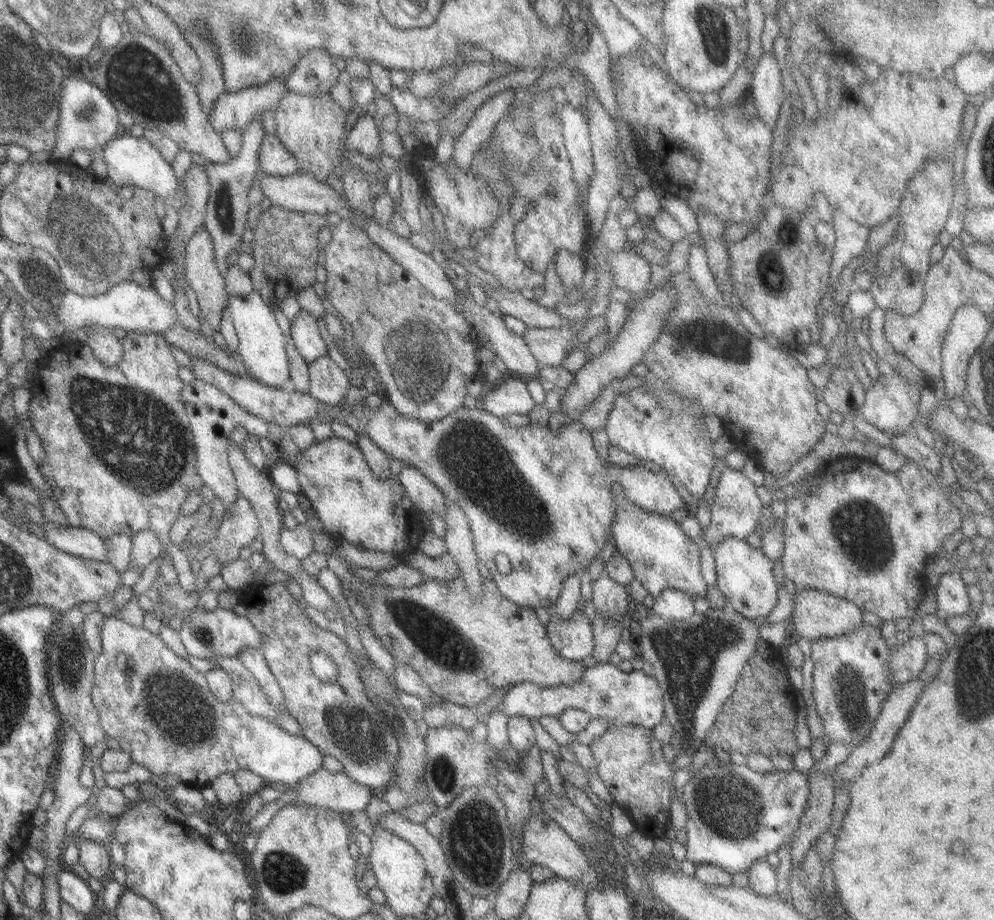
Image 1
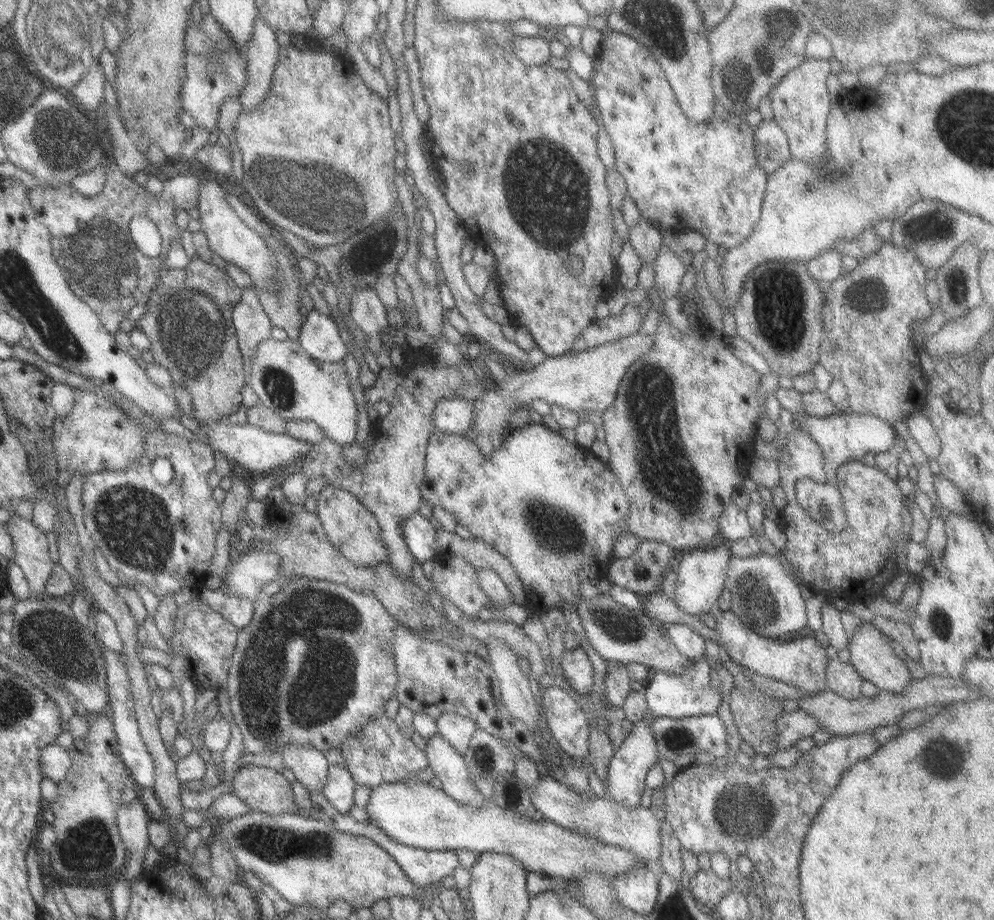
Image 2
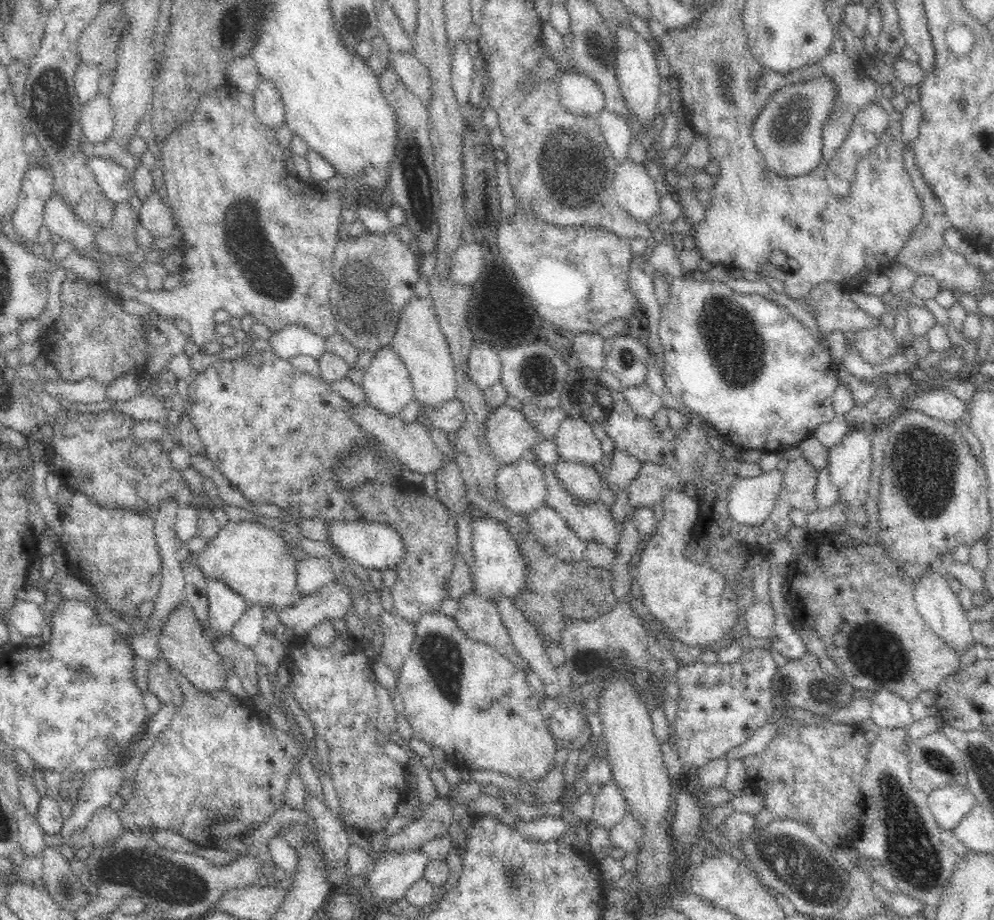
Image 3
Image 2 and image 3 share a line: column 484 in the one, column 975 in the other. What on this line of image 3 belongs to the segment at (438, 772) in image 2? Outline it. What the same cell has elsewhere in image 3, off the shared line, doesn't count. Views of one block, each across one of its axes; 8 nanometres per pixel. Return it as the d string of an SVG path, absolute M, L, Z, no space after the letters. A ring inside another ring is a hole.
M946 784L928 796L928 809L936 821L936 825L942 831L954 831L955 827L966 817L966 814L972 810L972 806L976 804L974 795L969 791L968 785L966 788L958 784Z

